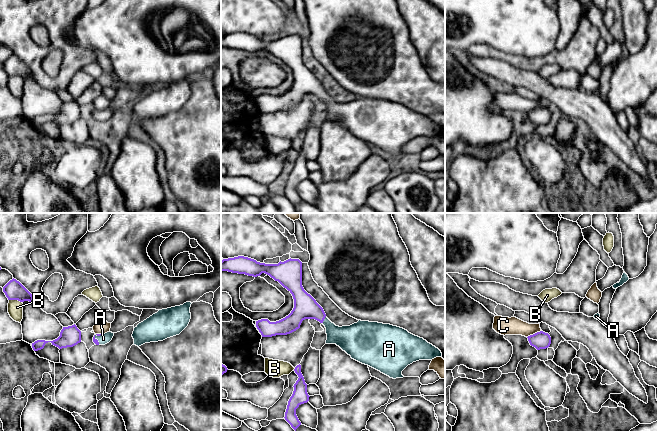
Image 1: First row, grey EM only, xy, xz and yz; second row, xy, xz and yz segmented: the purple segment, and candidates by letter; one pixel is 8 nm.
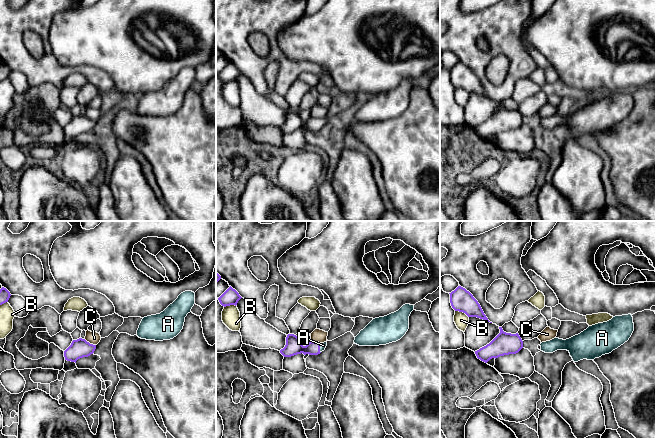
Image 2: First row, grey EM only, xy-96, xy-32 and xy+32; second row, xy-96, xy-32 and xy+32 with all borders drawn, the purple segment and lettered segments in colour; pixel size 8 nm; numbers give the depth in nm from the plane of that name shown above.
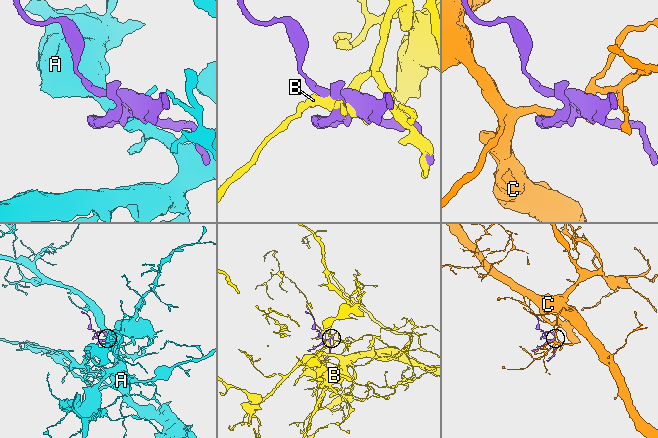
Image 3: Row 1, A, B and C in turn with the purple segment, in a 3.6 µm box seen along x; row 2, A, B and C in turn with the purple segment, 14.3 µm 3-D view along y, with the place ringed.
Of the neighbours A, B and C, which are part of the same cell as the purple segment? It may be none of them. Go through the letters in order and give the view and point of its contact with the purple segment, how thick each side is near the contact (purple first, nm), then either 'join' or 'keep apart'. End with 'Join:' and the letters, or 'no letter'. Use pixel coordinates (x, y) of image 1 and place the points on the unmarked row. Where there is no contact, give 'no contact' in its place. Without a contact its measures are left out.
A: xz (323, 96) | 190/200 nm | join
B: xy (15, 75) | 160/130 nm | keep apart
C: yz (535, 109) | 140/140 nm | keep apart
Join: A

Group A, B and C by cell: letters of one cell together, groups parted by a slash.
A / B / C

